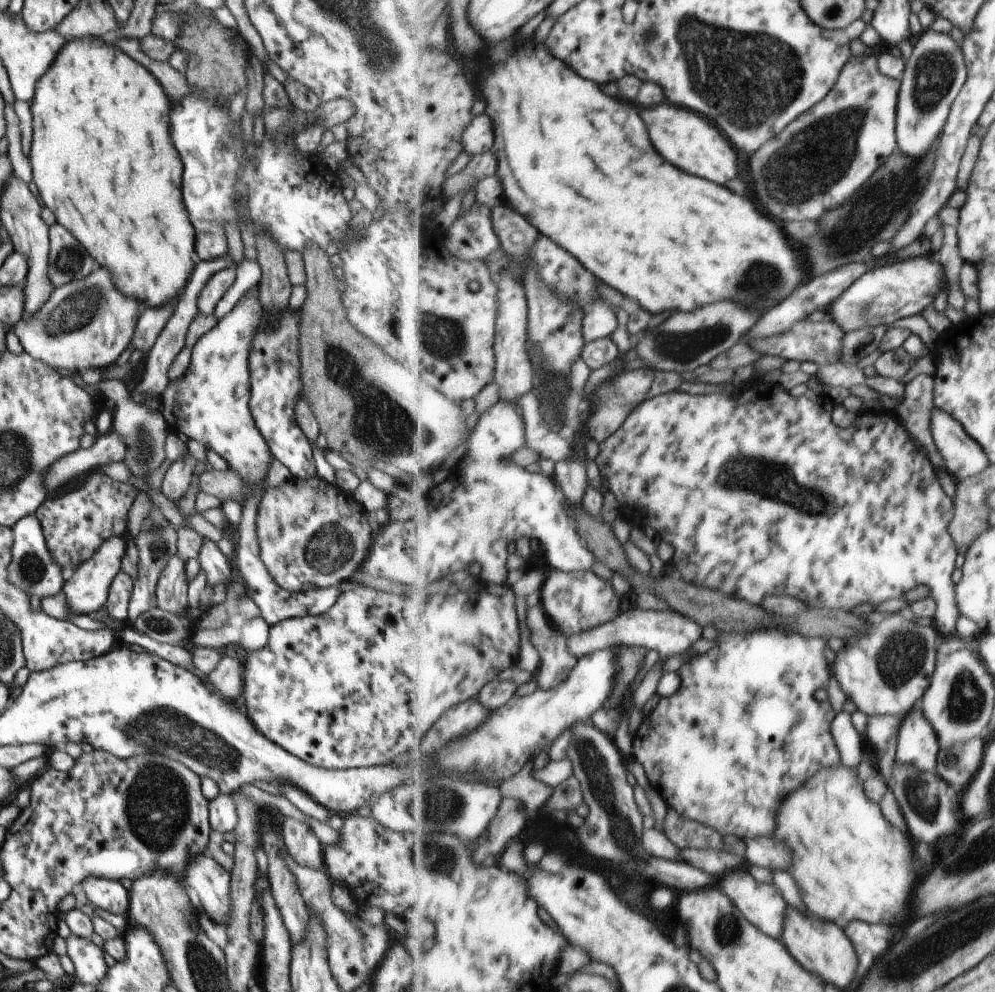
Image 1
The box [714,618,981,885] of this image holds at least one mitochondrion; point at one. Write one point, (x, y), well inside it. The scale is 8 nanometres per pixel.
(902, 652)

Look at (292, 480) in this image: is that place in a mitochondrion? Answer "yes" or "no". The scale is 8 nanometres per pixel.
no

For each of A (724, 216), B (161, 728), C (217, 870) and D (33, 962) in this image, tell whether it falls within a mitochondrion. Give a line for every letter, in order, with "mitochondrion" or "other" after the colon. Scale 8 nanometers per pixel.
A: other
B: mitochondrion
C: other
D: other

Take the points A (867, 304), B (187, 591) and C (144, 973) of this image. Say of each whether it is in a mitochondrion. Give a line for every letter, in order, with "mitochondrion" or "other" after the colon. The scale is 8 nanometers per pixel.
A: mitochondrion
B: other
C: mitochondrion

